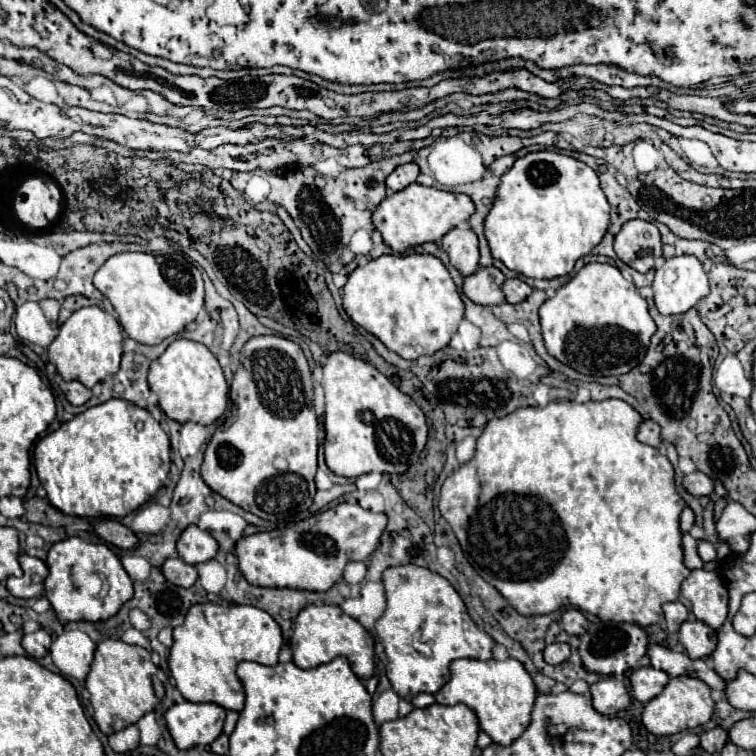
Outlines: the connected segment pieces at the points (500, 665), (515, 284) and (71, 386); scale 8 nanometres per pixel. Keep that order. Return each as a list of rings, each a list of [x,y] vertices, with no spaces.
[[[515,658],[507,660],[455,660],[451,664],[451,680],[435,694],[435,700],[445,706],[465,704],[469,706],[477,718],[481,730],[485,730],[493,742],[501,746],[509,746],[517,740],[531,722],[531,710],[537,698],[537,688],[525,666]]]
[[[509,278],[503,282],[503,292],[509,304],[517,304],[517,302],[523,302],[531,294],[531,286],[527,286],[519,278]]]
[[[75,380],[73,382],[61,382],[61,390],[73,406],[81,406],[91,398],[91,390],[85,388],[81,382],[75,382]]]

